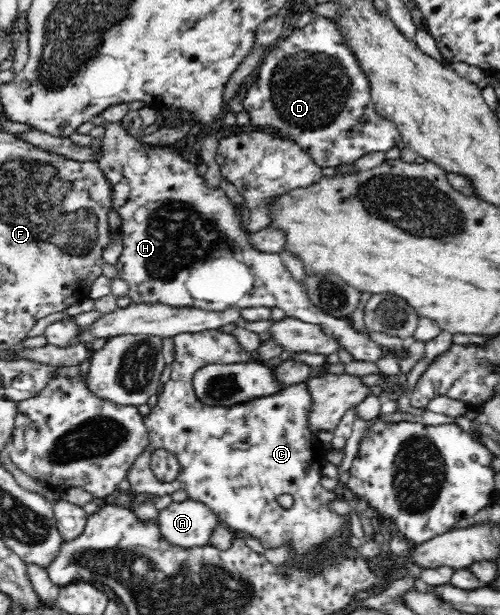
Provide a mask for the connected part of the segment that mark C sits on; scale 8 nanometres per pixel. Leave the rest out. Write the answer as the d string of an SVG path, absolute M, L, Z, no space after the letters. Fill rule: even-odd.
M219 330L182 333L174 339L174 360L170 363L170 380L163 385L163 390L151 412L144 416L150 438L150 447L168 449L177 455L181 463L180 475L172 482L161 482L149 469L149 451L141 453L130 468L126 480L130 489L140 495L170 495L174 491L186 491L190 500L206 504L214 516L238 534L257 536L265 549L278 547L285 542L291 543L291 557L300 558L301 553L308 553L324 547L323 544L345 529L345 516L340 516L329 509L328 501L341 496L340 491L328 491L320 485L320 469L329 461L329 452L318 442L316 435L310 432L306 424L306 411L310 407L310 394L306 384L301 383L276 393L259 397L246 403L237 403L228 407L209 406L202 403L192 389L192 373L198 365L205 362L246 362L253 361L254 355L245 350L234 335ZM292 495L293 505L284 508L278 497Z

